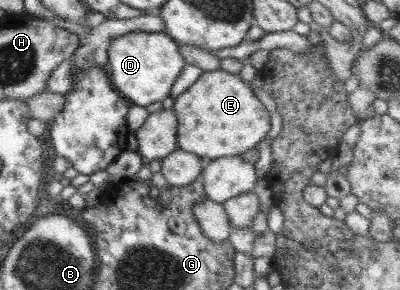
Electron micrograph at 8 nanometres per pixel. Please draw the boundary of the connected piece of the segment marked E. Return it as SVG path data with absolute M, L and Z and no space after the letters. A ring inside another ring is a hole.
M223 69L203 71L201 77L187 91L180 94L174 102L177 119L176 139L178 148L200 156L204 161L219 157L240 156L247 150L258 146L271 128L270 114L255 91L245 84L239 75Z

